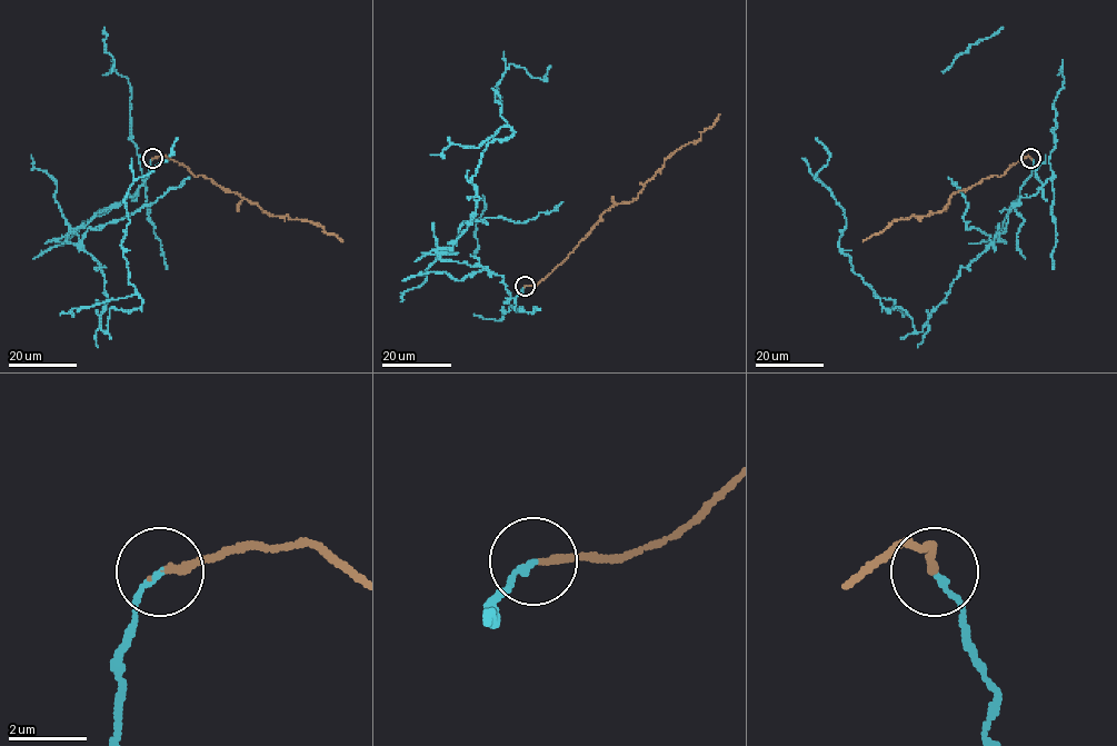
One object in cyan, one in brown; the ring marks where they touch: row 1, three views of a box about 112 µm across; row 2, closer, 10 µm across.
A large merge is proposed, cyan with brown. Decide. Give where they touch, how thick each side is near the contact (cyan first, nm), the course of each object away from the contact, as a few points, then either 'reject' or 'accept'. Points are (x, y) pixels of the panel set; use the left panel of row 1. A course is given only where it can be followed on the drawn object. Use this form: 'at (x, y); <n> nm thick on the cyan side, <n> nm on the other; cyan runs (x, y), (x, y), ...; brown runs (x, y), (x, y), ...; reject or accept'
at (152, 158); 150 nm thick on the cyan side, 180 nm on the other; cyan runs (152, 158), (133, 196), (68, 232), (100, 267), (105, 332), (112, 307), (142, 304), (125, 198), (177, 137); brown runs (152, 158), (167, 156), (195, 177), (203, 176), (272, 216), (319, 224), (342, 241); reject

